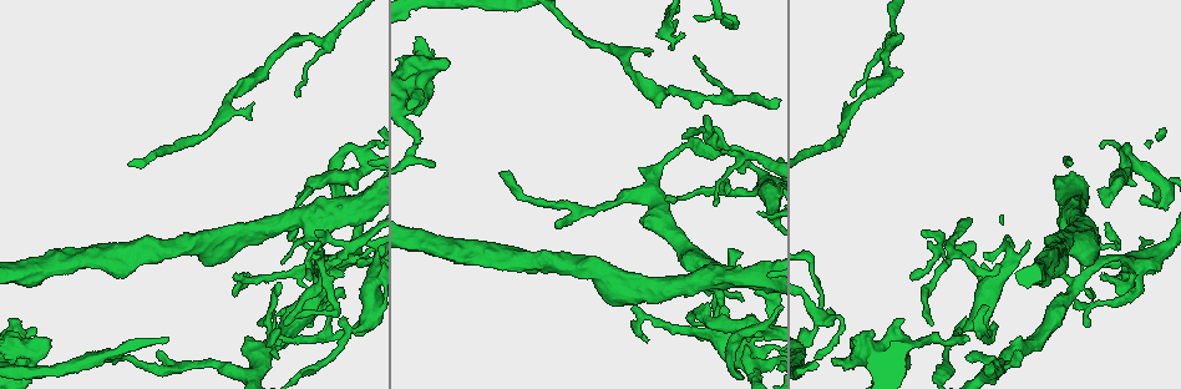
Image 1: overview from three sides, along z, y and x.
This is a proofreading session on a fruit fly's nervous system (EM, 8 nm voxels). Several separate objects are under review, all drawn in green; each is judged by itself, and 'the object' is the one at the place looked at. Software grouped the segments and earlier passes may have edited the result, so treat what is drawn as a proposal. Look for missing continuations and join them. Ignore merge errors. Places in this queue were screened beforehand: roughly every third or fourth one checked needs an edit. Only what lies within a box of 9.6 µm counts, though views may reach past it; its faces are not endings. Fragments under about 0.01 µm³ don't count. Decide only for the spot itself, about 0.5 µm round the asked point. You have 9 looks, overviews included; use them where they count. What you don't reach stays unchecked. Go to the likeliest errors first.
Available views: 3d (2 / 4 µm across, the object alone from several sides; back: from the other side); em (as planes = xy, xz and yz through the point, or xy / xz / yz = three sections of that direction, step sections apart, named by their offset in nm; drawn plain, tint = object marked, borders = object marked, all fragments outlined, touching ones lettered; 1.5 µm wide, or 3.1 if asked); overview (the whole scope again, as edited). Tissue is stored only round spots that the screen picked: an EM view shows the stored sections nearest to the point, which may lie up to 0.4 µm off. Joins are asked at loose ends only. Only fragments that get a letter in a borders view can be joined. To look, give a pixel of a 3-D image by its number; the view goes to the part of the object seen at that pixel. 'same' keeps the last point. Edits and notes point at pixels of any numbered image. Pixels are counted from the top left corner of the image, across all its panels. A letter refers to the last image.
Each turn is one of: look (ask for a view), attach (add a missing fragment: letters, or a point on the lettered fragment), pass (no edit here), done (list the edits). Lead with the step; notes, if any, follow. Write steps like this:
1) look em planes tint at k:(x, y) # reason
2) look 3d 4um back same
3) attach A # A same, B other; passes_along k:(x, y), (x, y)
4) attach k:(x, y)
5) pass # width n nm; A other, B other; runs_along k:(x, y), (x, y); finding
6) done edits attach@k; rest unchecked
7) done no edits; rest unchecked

look 3d 4um at 1:(295, 205) # free end

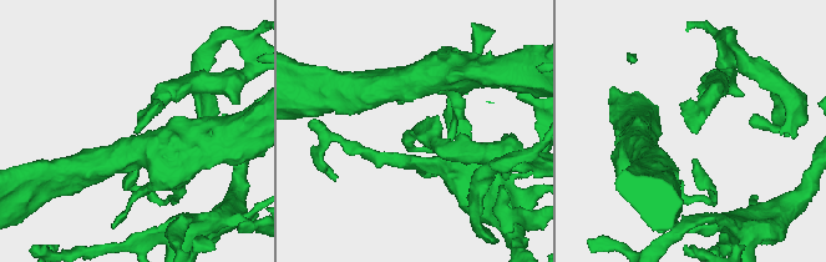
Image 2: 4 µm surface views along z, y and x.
look em yz step 8 tint at 2:(414, 126)

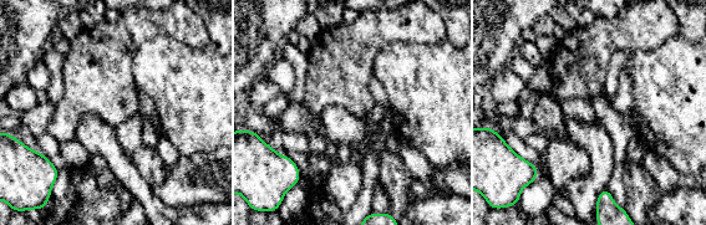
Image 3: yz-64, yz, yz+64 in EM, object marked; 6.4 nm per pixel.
look em planes borders same # cut it another way

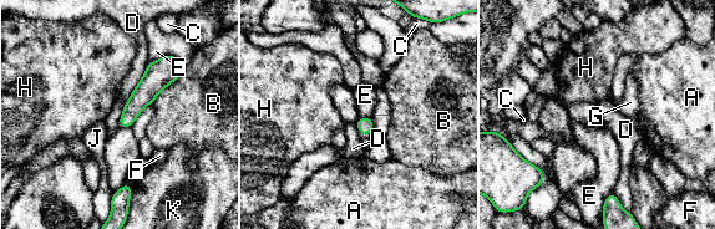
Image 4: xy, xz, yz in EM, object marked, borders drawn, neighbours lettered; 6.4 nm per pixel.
pass # A other, B other, C other, D other, E other, F other, G other, H other, J other, K other; border 4:(150, 61), (173, 55), (183, 66); no lettered fragment goes on from it

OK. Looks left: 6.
look em xz step 8 borders at 1:(740, 372) # an open end

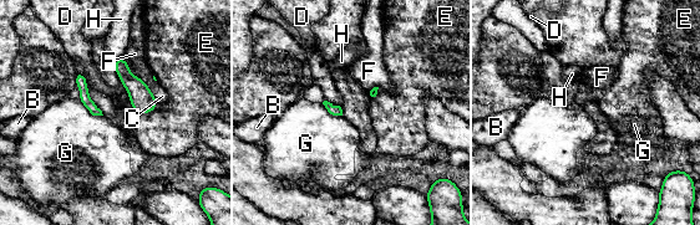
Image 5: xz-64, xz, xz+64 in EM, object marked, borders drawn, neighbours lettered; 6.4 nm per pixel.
look em planes borders same

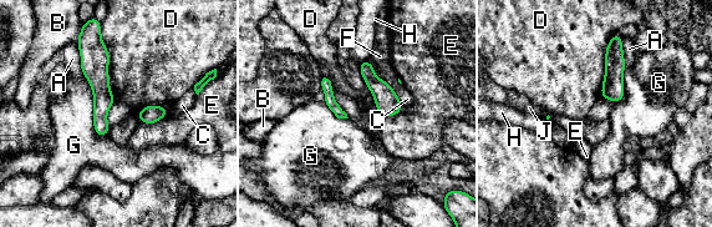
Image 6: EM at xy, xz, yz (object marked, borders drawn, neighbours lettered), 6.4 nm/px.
pass # width 140 nm; longest_contact D 550 nm; A other, B other, C other, D other, E other, F other, G other, H other, J other; no lettered fragment goes on from it

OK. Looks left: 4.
look em planes tint at 1:(295, 316)

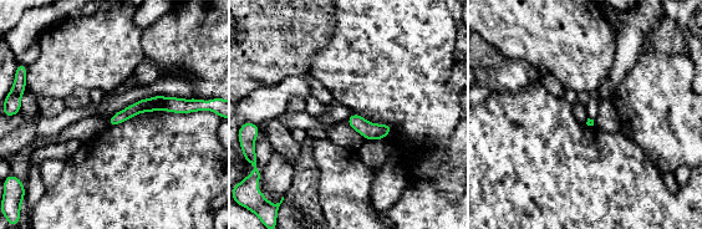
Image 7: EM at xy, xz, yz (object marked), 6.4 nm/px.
look em planes borders same # see the neighbours

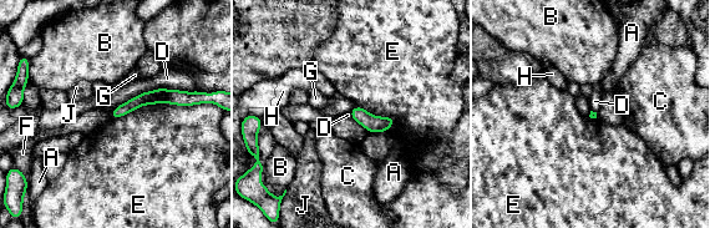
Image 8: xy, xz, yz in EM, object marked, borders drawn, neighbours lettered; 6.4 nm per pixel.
pass # A other, B other, C other, D other, E other, F other, G other, H other, J other; border 8:(150, 90), (118, 104), (110, 112); none of them fits

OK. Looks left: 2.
look em planes borders at 1:(359, 261) # an open end

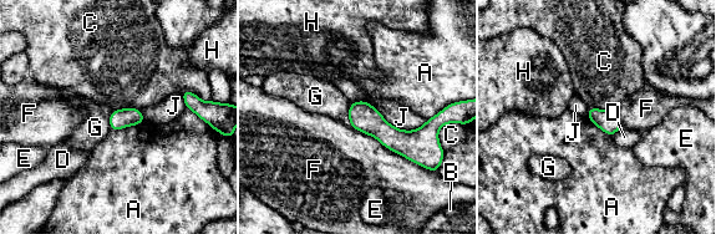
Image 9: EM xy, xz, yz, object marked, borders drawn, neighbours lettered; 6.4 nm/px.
pass # A other, B other, C other, D other, E other, F other, G other, H other, J other; border 9:(141, 108), (120, 107), (108, 115); none of them fits

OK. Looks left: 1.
done no edits; rest unchecked

